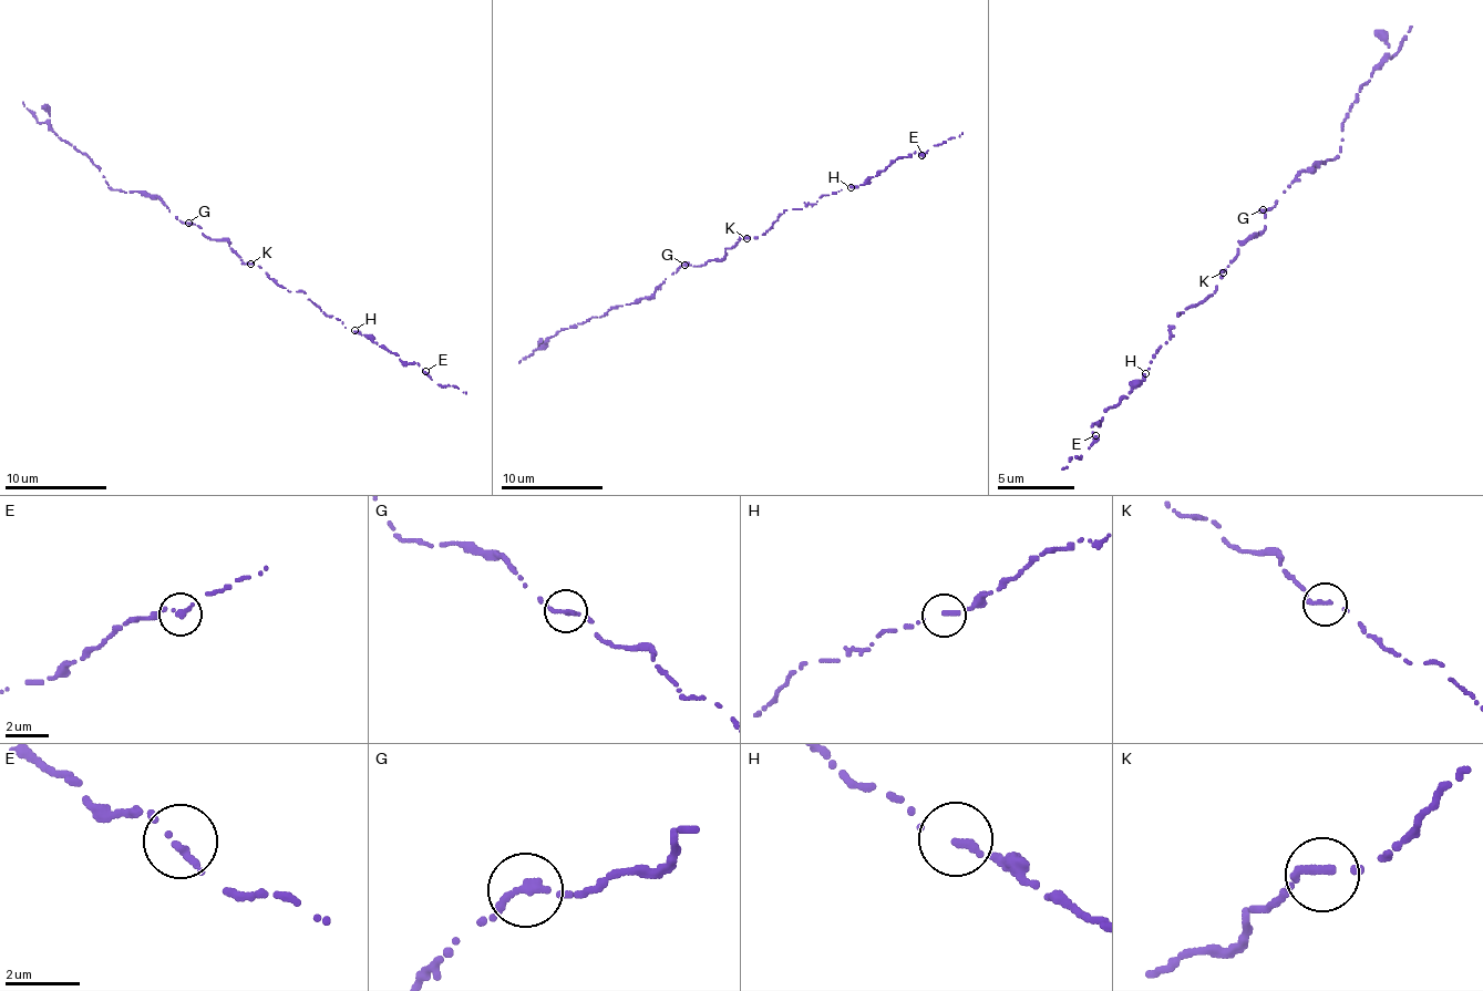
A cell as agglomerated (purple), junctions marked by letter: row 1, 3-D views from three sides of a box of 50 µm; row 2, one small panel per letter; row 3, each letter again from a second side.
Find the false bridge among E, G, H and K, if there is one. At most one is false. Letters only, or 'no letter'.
no letter

